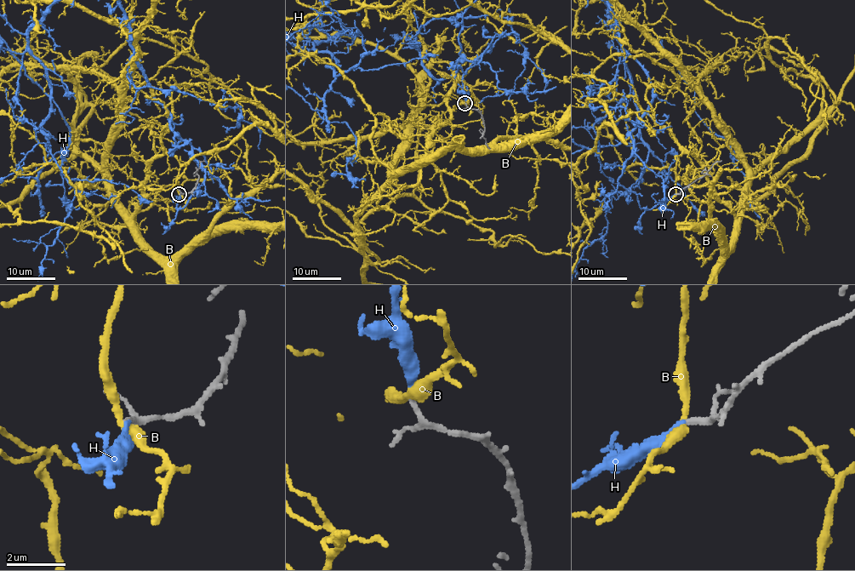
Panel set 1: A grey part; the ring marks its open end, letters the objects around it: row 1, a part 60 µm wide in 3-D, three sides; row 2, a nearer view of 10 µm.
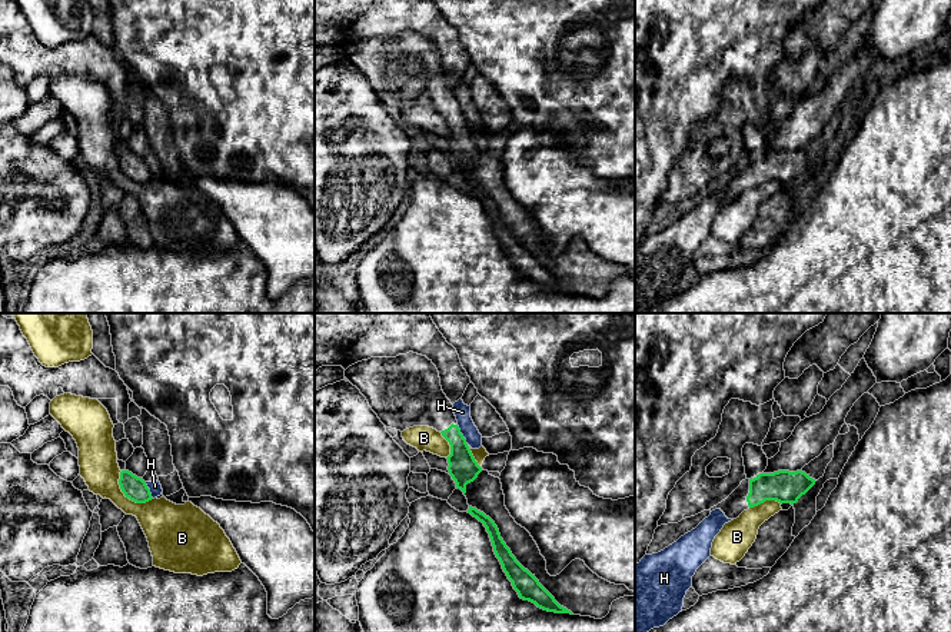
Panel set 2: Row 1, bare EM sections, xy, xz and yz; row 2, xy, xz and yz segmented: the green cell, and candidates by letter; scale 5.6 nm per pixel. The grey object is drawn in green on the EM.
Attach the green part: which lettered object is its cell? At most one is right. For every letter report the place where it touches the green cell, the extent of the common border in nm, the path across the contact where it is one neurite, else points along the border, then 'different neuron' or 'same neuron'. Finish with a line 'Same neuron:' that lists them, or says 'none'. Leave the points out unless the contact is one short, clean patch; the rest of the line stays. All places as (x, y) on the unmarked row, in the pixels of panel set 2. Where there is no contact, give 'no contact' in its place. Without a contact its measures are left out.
B: contact xy (126, 176); length 240 nm; border xy (120, 150), (119, 168), (126, 176), (136, 182), (152, 179); different neuron
H: contact xz (462, 115); length 130 nm; border xz (456, 105), (468, 123); different neuron
Same neuron: none

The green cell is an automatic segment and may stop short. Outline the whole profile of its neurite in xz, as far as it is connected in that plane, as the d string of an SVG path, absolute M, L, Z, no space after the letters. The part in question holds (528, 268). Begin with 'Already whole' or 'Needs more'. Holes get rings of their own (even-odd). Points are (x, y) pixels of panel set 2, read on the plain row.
Already whole. M469 186L468 193L483 203L486 212L489 213L493 232L499 239L503 252L512 262L513 269L518 272L519 277L535 283L538 287L555 292L555 293L571 293L566 287L561 286L555 277L539 263L539 260L528 249L525 249L516 237L512 234L511 229L506 226L501 217L499 209L495 202L476 187Z

